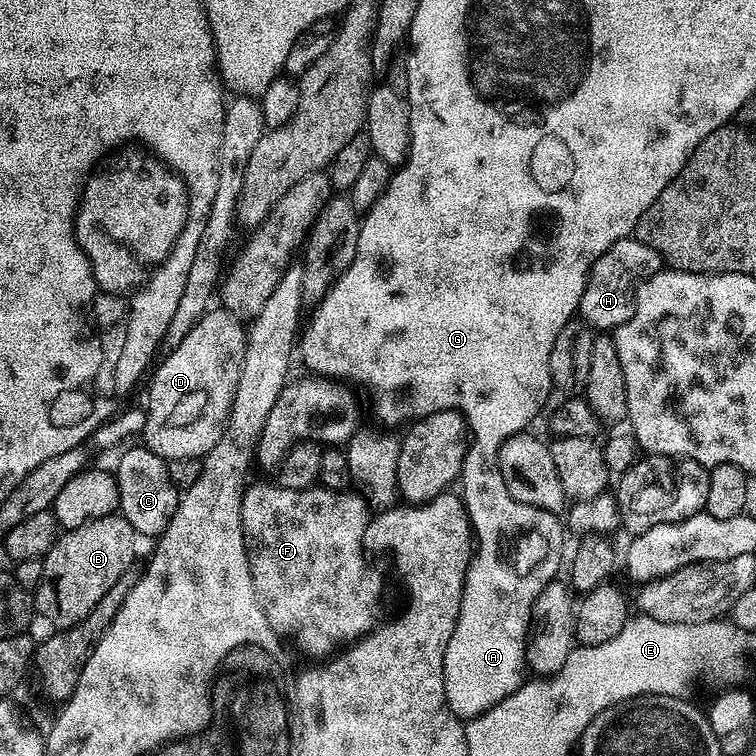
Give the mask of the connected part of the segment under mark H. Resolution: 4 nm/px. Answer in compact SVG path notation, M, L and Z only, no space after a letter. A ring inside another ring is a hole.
M629 238L614 242L598 262L594 262L584 288L579 315L593 330L615 330L622 327L634 314L636 291L644 280L665 267L663 258L641 240ZM609 328L609 329L608 329Z

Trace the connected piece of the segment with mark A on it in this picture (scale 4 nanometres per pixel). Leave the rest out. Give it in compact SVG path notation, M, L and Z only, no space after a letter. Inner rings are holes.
M468 452L458 480L464 483L462 499L478 547L464 579L458 622L446 646L444 685L450 710L468 722L518 691L525 679L524 646L532 607L538 594L557 579L566 528L557 513L526 506L512 497L502 478L500 454L472 466Z

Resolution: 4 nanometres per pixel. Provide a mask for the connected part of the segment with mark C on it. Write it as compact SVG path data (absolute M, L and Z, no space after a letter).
M143 446L127 448L123 449L125 452L121 454L116 468L114 467L120 499L119 515L124 516L126 522L130 522L137 537L159 538L180 507L181 493L174 486L174 482L170 482L167 460Z

